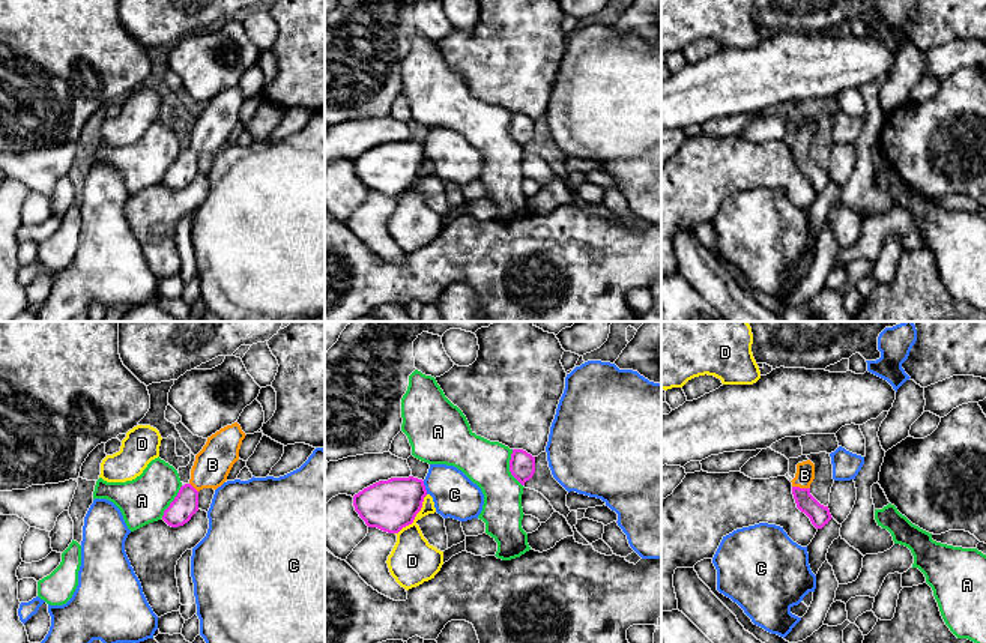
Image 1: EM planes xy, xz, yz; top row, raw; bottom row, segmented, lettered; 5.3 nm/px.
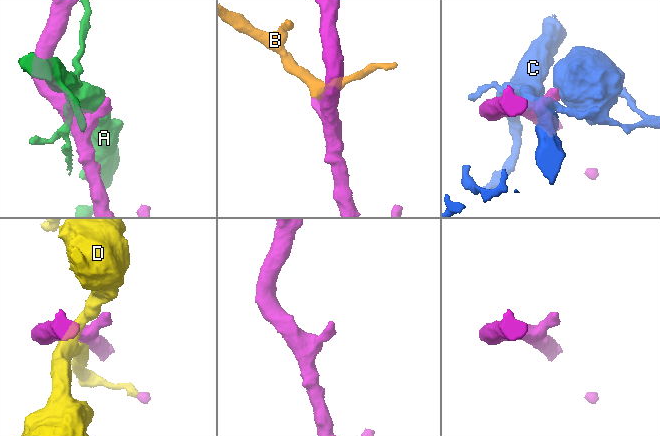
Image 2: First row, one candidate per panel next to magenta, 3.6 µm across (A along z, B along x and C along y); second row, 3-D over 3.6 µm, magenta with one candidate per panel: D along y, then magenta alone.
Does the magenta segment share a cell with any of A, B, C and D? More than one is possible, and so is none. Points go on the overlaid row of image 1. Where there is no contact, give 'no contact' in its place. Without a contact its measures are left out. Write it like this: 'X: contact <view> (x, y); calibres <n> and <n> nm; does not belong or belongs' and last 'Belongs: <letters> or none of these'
A: contact xz (510, 467); calibres 140 and 240 nm; does not belong
B: contact yz (801, 489); calibres 120 and 100 nm; belongs
C: contact xz (424, 487); calibres 280 and 240 nm; does not belong
D: contact xz (415, 516); calibres 280 and 260 nm; does not belong
Belongs: B

